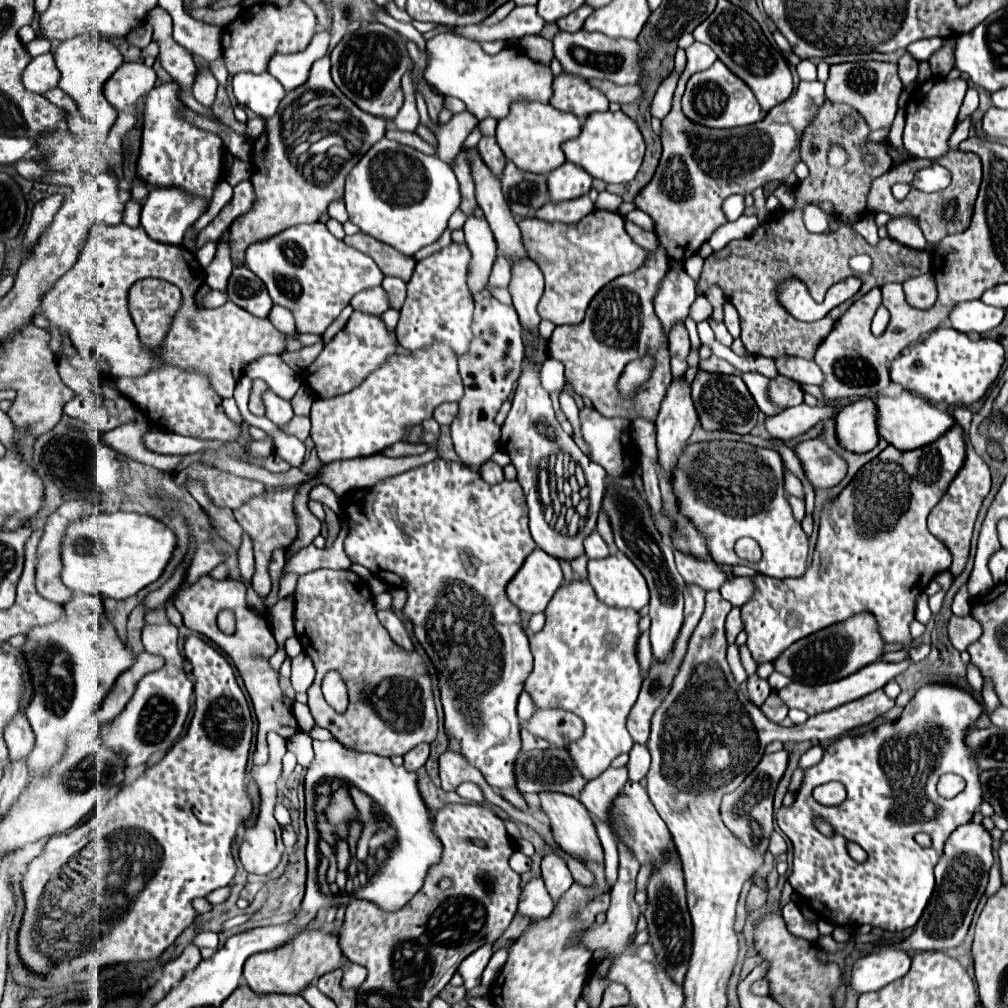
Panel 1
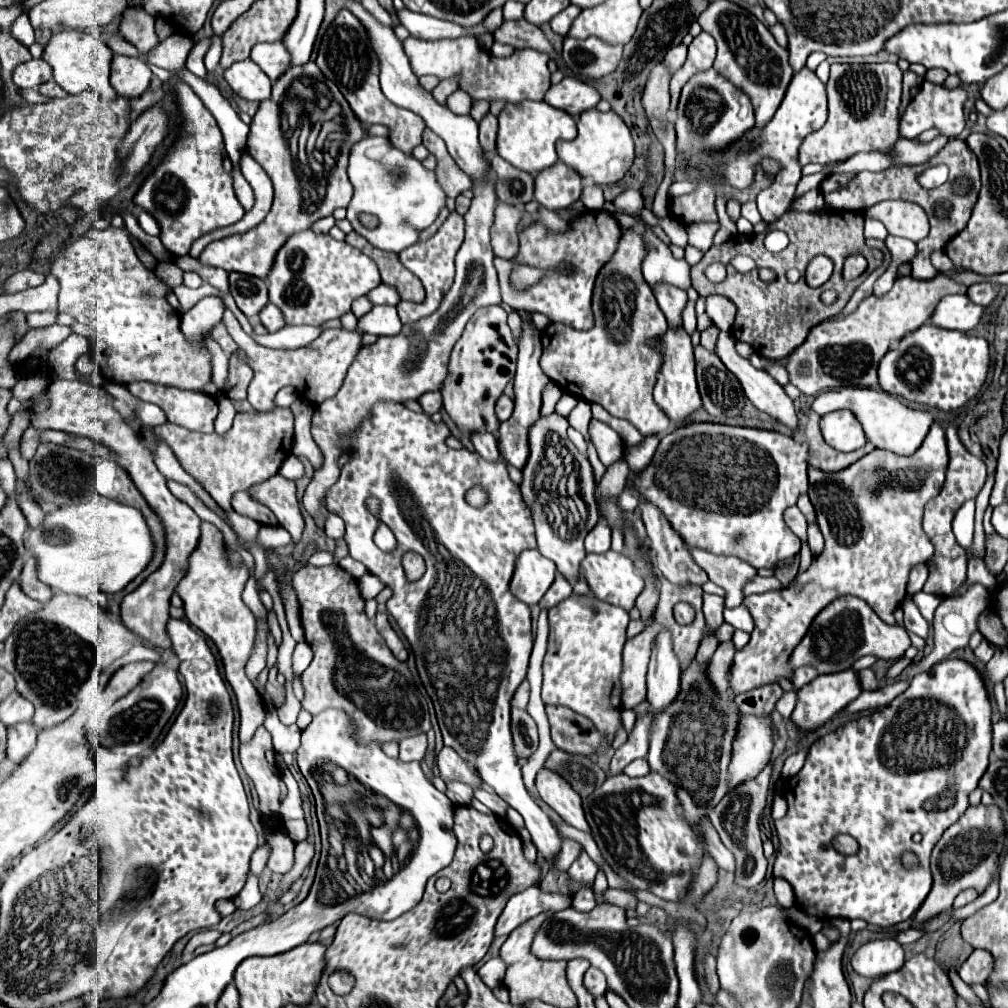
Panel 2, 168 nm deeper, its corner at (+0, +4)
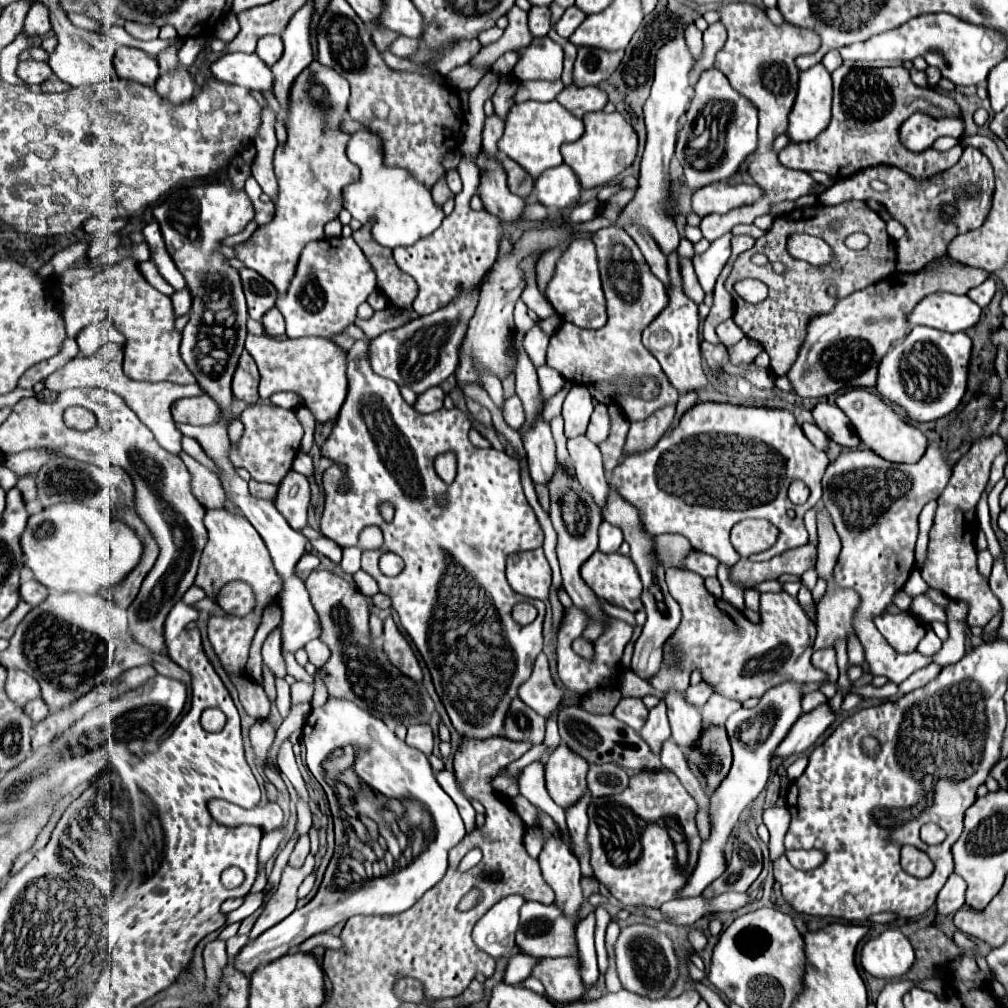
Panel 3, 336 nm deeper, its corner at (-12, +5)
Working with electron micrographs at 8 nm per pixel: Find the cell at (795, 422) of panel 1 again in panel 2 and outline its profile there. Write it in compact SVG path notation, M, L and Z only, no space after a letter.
M849 386L841 390L829 390L829 392L819 394L811 408L819 416L831 410L841 410L841 408L851 410L855 418L859 420L859 424L863 426L867 442L871 442L875 448L889 450L899 456L911 456L921 446L921 442L925 440L929 432L929 426L933 424L933 416L929 412L907 408L899 398L887 392L881 392L881 390L873 390L873 388L851 388Z

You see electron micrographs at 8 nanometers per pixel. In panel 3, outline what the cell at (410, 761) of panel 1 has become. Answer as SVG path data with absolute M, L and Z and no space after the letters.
M413 725L413 727L409 727L405 743L409 747L415 747L415 749L423 751L427 757L431 757L431 751L433 751L433 745L435 745L431 727L429 725Z

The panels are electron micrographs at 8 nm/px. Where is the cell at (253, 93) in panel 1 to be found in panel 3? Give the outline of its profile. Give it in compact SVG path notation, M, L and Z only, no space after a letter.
M225 53L211 65L211 71L215 79L241 85L249 91L261 91L261 93L273 91L273 73L255 53L251 55Z

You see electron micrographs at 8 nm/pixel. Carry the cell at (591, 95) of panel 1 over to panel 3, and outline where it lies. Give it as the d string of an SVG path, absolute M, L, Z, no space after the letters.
M575 83L565 87L559 95L557 101L571 111L577 117L583 117L585 113L591 111L601 111L607 105L607 93L601 91L595 85L587 85L587 87L577 87Z

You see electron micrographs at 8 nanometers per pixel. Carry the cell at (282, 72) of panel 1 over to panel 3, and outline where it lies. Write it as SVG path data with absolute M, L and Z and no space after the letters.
M267 35L261 39L261 43L257 43L257 51L255 51L269 67L273 67L281 55L283 55L283 41L277 35Z

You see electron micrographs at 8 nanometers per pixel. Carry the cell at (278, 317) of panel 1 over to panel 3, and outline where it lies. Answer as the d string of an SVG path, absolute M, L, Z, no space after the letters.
M273 307L273 309L269 309L265 313L263 327L265 327L267 335L273 335L273 337L285 335L285 319L283 319L283 315L281 315L281 311L277 307Z

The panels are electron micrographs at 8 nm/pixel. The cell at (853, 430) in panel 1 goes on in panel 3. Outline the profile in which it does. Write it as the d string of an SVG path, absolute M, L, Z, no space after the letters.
M817 403L817 407L813 409L813 417L815 417L817 427L835 443L839 443L843 447L851 447L851 449L861 447L861 439L853 431L851 421L837 405Z

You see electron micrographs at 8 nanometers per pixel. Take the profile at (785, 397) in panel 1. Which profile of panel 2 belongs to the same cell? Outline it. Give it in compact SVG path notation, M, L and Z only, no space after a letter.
M721 332L721 334L719 334L717 344L715 344L715 354L721 358L721 362L725 364L725 368L737 376L737 380L739 380L741 386L743 386L745 396L749 398L749 402L751 402L755 408L759 408L761 412L769 414L771 418L783 422L783 424L789 426L793 432L799 430L799 418L797 418L797 414L795 414L793 400L785 394L783 386L781 386L773 376L769 376L765 370L755 368L749 360L741 358L741 356L737 354L737 350L735 350L735 338L733 338L729 332Z

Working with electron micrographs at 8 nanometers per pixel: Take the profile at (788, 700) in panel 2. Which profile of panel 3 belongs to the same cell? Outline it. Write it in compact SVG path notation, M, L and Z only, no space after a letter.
M813 691L813 693L807 693L803 695L803 701L801 701L801 707L803 707L803 713L809 713L813 711L815 707L819 707L821 703L825 703L827 697L821 693L821 691Z

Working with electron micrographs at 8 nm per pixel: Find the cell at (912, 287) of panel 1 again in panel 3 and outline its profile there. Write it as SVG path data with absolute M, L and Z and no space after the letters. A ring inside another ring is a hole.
M965 147L957 165L945 173L933 175L929 179L915 179L899 167L877 165L861 169L851 177L837 180L830 188L819 195L823 205L835 206L849 200L877 201L889 209L893 219L901 221L907 229L907 235L897 241L897 271L917 273L925 263L947 255L949 243L965 231L973 231L983 225L991 209L991 197L995 191L995 177L989 159L973 147ZM879 179L887 183L887 191L879 193L871 189L871 181Z

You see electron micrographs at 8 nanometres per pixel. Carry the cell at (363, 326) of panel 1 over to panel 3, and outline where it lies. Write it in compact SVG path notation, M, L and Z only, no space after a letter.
M247 333L245 349L257 361L261 383L259 397L269 399L277 391L293 391L305 399L317 421L327 423L335 419L347 397L347 351L323 337L299 337L299 339L275 339L269 335Z

